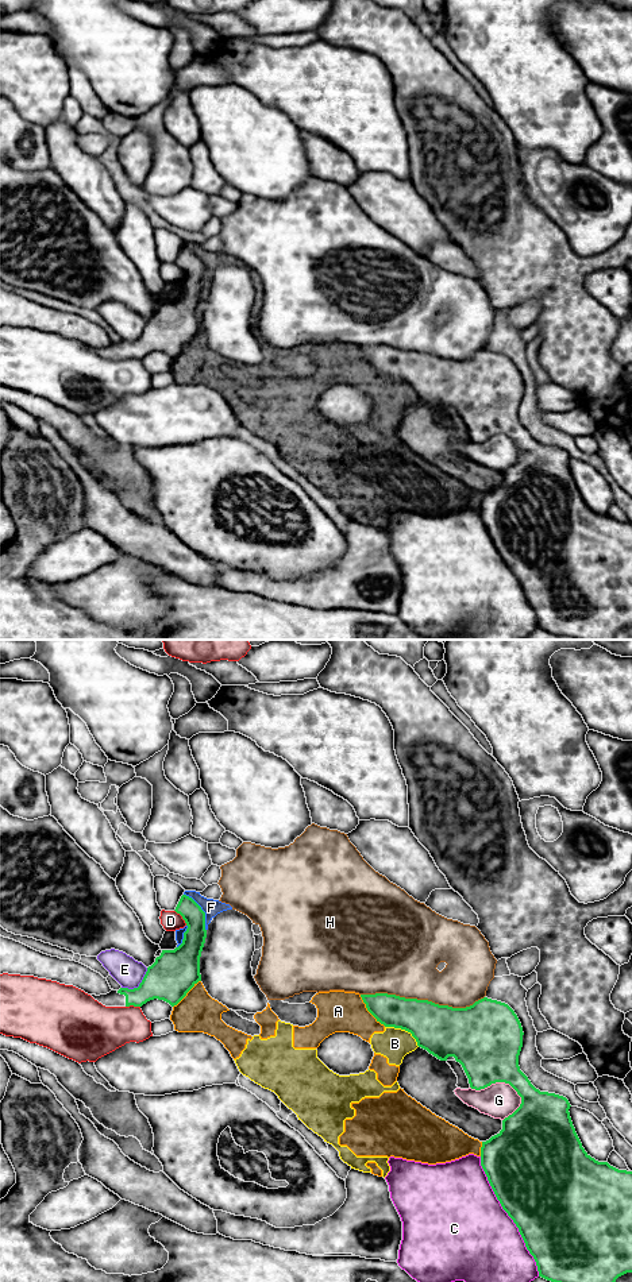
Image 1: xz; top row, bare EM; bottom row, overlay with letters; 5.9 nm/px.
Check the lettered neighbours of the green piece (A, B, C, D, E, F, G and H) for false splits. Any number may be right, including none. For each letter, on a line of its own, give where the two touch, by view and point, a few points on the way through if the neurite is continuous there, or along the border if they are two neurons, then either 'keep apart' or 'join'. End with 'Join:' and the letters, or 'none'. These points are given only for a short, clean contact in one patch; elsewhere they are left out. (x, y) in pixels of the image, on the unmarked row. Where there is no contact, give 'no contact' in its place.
A: meets green in xz at (369, 363); keep apart
B: meets green in xz at (404, 381); keep apart
C: meets green in xz at (508, 567); keep apart
D: meets green in xz at (182, 270); keep apart
E: meets green in xz at (139, 338); border along xz (147, 320), (137, 339), (122, 340); keep apart
F: meets green in xz at (203, 263); border along xz (184, 246), (204, 265), (205, 282); keep apart
G: meets green in xz at (498, 433); keep apart
H: meets green in xz at (423, 352); keep apart
Join: none

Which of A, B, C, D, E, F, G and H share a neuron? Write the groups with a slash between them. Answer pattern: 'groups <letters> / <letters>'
groups A B F / C / D / E / G / H

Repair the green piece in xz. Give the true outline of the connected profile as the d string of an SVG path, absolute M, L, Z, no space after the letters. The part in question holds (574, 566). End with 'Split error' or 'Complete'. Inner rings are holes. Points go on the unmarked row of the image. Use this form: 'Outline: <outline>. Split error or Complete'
Outline: M361 347L367 363L385 379L412 386L417 398L440 413L454 409L469 430L471 441L481 443L496 435L509 436L521 449L520 459L502 472L502 482L482 494L481 518L502 561L513 572L533 609L539 629L578 640L614 640L618 629L632 625L632 524L618 522L591 510L575 484L566 449L540 444L520 422L523 379L505 355L483 350L466 360L439 358L428 352L396 347Z. Complete

